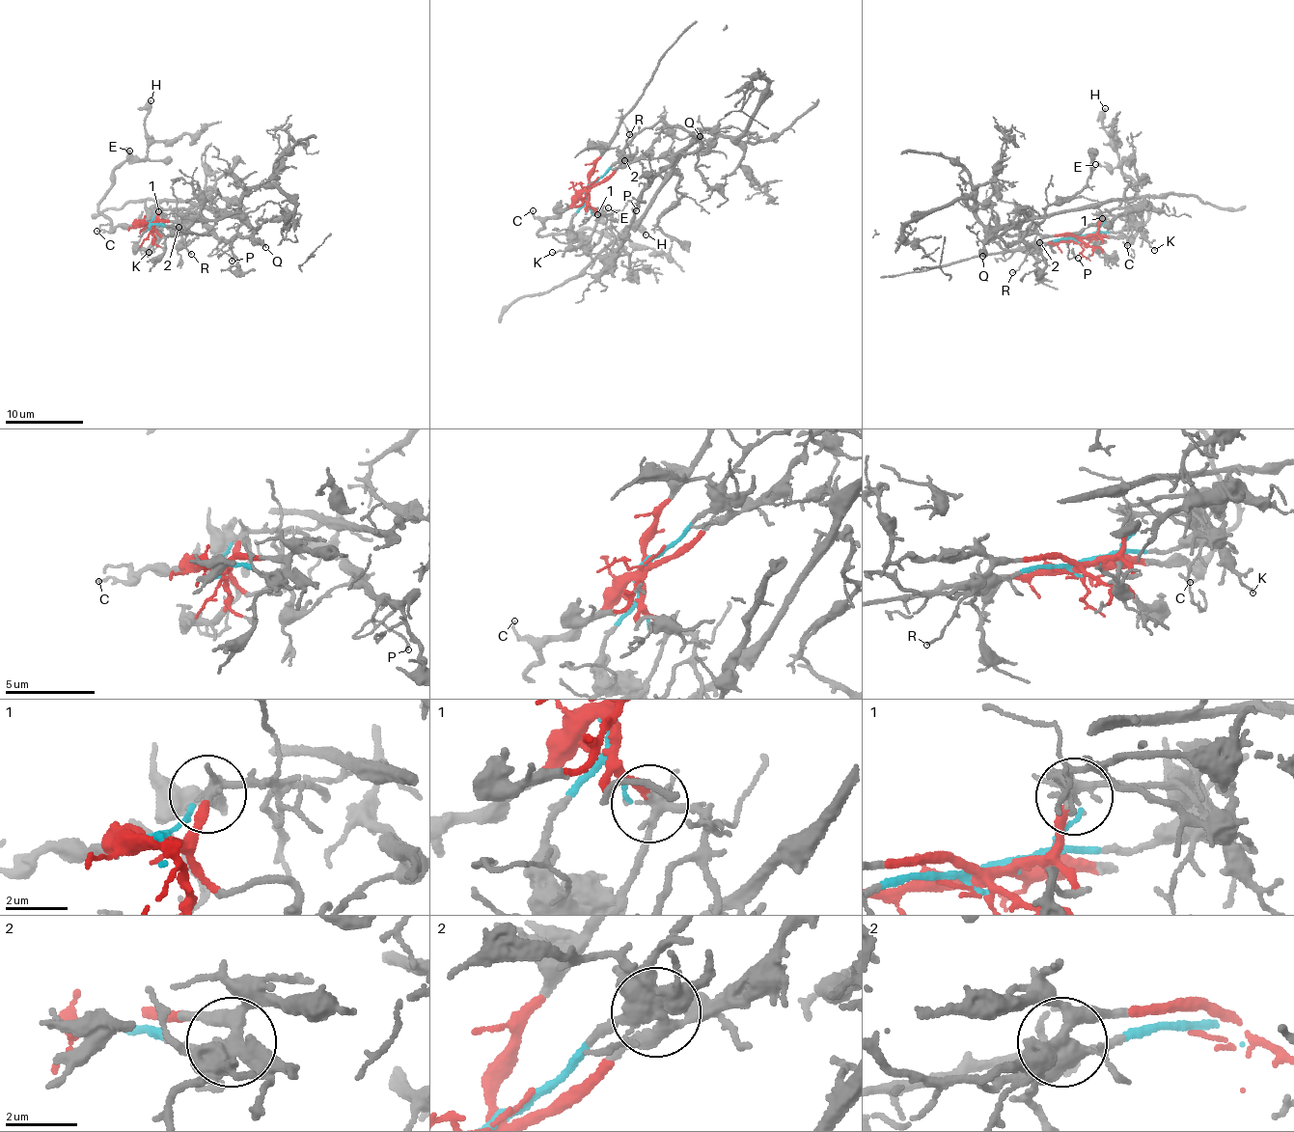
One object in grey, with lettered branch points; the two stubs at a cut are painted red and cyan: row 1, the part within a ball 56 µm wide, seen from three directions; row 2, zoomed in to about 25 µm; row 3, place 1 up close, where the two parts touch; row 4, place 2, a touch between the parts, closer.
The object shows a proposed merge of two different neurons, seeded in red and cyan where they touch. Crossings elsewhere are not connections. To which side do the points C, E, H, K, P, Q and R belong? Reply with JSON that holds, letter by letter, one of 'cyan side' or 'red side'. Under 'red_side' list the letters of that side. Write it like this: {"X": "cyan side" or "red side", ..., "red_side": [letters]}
{"C": "red side", "E": "red side", "H": "red side", "K": "red side", "P": "cyan side", "Q": "cyan side", "R": "red side", "red_side": ["C", "E", "H", "K", "R"]}

